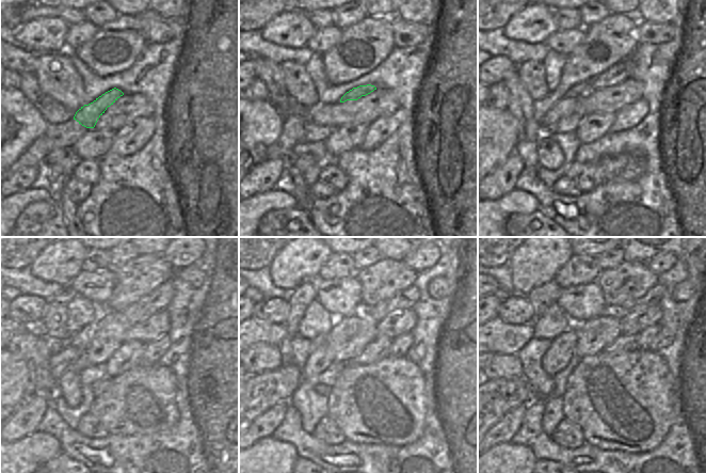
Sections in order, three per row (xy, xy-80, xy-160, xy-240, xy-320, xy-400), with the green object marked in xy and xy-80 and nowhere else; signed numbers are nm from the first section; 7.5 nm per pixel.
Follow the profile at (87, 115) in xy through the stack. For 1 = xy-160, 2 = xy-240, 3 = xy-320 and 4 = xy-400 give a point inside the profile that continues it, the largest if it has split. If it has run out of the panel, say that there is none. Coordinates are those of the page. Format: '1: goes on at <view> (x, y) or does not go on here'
1: goes on at xy-160 (619, 73)
2: goes on at xy-240 (157, 301)
3: goes on at xy-320 (405, 299)
4: goes on at xy-400 (656, 293)

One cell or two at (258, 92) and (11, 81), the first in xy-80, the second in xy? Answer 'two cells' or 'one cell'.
one cell

